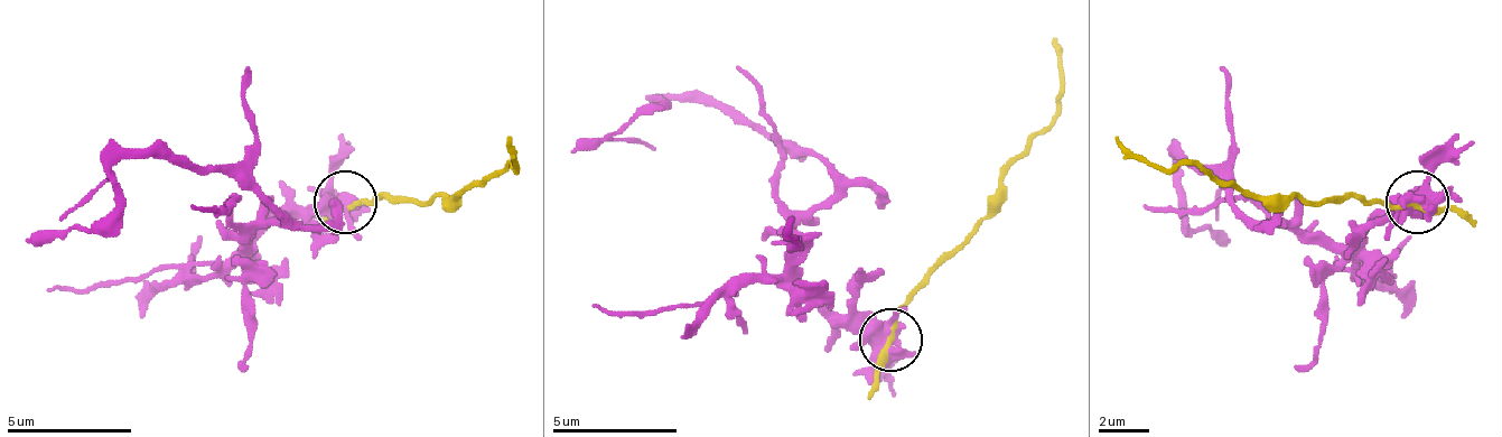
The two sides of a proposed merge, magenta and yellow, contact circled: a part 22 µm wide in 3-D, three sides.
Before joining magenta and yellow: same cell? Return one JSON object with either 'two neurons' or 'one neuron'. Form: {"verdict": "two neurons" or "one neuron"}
{"verdict": "two neurons"}

